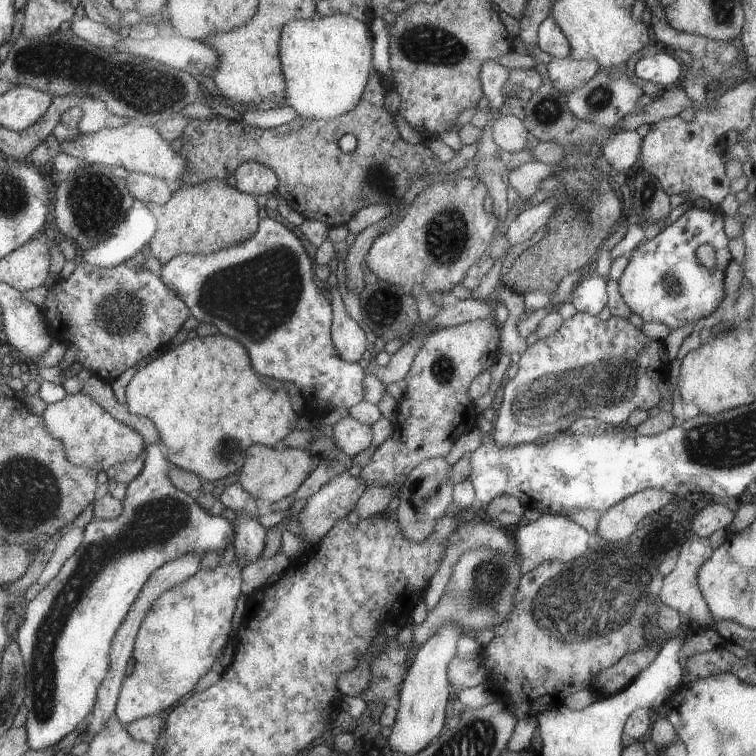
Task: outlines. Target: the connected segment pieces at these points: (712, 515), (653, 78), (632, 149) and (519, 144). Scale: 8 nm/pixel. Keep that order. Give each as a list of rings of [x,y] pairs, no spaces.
[[[715,503],[699,509],[691,519],[690,534],[697,537],[708,537],[718,528],[725,528],[733,520],[734,511],[722,503]]]
[[[660,52],[646,57],[641,57],[634,66],[636,76],[643,80],[649,80],[653,84],[674,84],[679,78],[679,62],[671,56],[671,53]]]
[[[621,131],[607,138],[601,156],[614,173],[631,168],[638,160],[641,138],[635,131]]]
[[[501,115],[494,120],[491,134],[497,148],[509,154],[524,150],[532,142],[523,122],[513,115]]]

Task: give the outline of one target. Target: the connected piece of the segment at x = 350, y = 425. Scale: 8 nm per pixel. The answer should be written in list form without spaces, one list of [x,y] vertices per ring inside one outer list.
[[[349,416],[341,418],[332,426],[332,438],[336,447],[350,457],[365,450],[371,437],[370,426],[361,424]]]

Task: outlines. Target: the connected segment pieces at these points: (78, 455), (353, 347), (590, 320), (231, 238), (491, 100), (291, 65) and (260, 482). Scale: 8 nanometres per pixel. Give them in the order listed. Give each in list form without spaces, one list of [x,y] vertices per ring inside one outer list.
[[[82,392],[67,393],[63,400],[48,405],[43,415],[46,427],[63,441],[67,458],[74,465],[106,471],[111,465],[139,457],[144,450],[145,443],[136,430],[113,418],[97,400]]]
[[[337,288],[328,289],[332,298],[333,324],[332,342],[338,355],[344,361],[357,362],[359,358],[370,355],[370,337],[363,326],[349,317],[343,307]]]
[[[582,312],[563,319],[556,333],[538,338],[531,346],[526,346],[517,364],[513,378],[506,379],[497,418],[492,420],[495,425],[490,438],[497,447],[513,447],[515,444],[515,414],[517,424],[525,424],[525,428],[531,428],[541,436],[567,429],[578,417],[595,418],[614,429],[616,424],[626,421],[632,410],[642,408],[647,411],[657,406],[661,399],[657,393],[657,382],[665,381],[671,374],[663,342],[647,338],[627,319],[611,315],[608,320],[602,321],[595,315]]]
[[[209,179],[193,186],[181,185],[165,204],[157,206],[147,203],[146,205],[156,220],[156,229],[147,244],[146,251],[161,265],[181,253],[215,253],[239,245],[256,233],[257,220],[259,220],[255,197],[230,188],[224,180],[219,179]]]
[[[486,60],[479,71],[482,94],[488,100],[488,108],[500,108],[505,96],[501,86],[508,80],[509,71],[501,63]]]
[[[341,13],[316,19],[292,19],[283,26],[279,40],[282,75],[285,78],[286,96],[283,100],[295,109],[301,119],[332,119],[345,114],[360,101],[371,70],[371,42],[367,28],[361,21]]]
[[[255,443],[246,449],[246,460],[243,468],[239,470],[241,477],[238,484],[255,500],[277,502],[301,486],[313,470],[314,463],[315,460],[307,449],[281,448],[279,446],[273,448]]]

